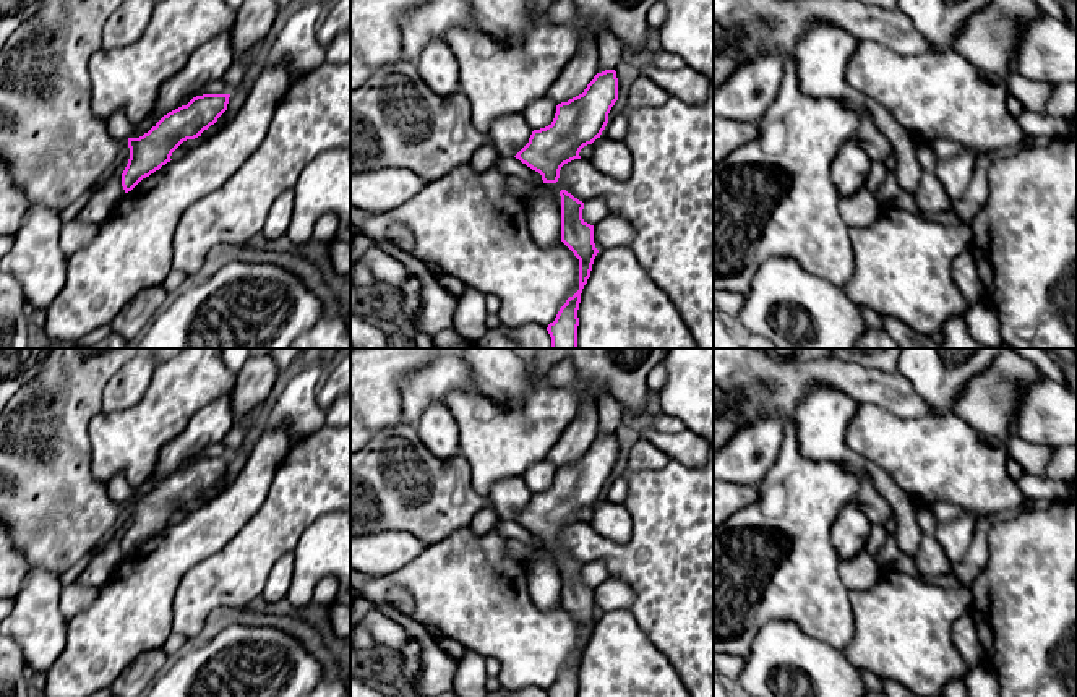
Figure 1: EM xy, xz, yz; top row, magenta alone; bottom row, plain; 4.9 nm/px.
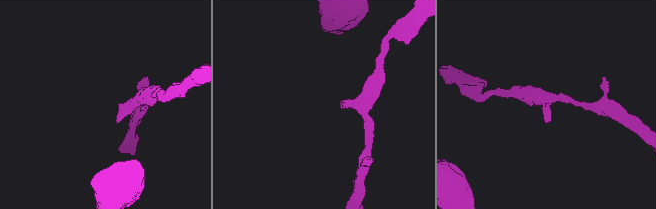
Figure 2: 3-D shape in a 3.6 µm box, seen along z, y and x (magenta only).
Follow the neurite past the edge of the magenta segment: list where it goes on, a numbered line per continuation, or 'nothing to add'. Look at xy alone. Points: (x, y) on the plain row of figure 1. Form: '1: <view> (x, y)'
1: xy (55, 511)

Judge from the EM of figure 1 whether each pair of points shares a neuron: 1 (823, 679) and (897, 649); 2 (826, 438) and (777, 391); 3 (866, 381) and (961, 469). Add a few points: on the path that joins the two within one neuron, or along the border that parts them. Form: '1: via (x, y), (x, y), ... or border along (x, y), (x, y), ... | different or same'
1: border along (842, 652), (855, 668) | different
2: border along (826, 386), (816, 386), (802, 399), (795, 420) | different
3: border along (871, 406), (904, 419), (926, 414) | different

